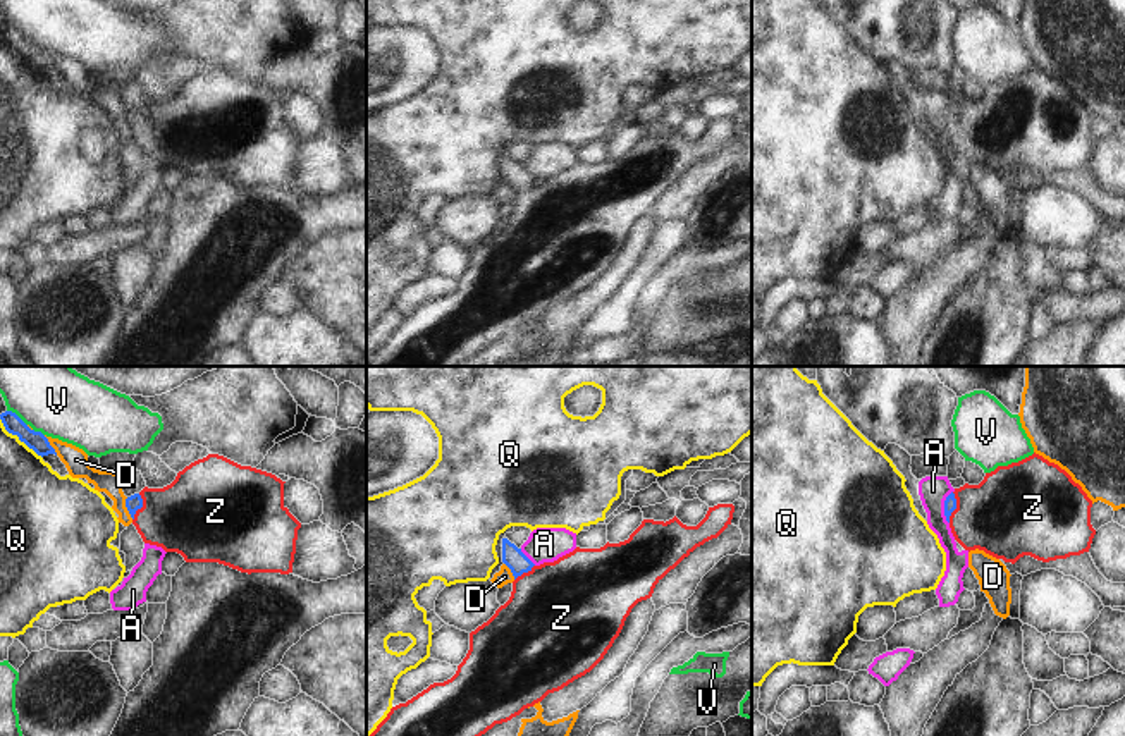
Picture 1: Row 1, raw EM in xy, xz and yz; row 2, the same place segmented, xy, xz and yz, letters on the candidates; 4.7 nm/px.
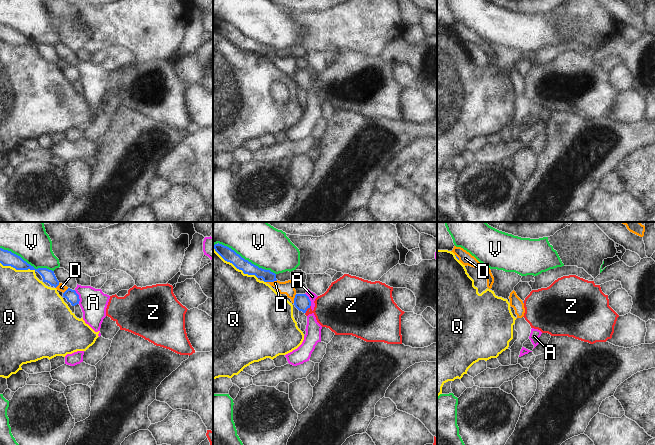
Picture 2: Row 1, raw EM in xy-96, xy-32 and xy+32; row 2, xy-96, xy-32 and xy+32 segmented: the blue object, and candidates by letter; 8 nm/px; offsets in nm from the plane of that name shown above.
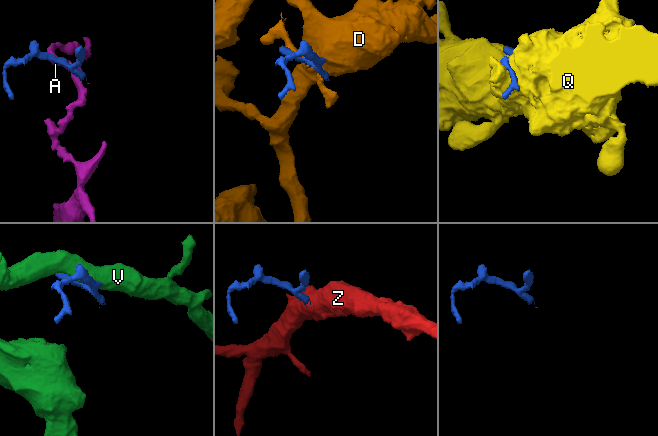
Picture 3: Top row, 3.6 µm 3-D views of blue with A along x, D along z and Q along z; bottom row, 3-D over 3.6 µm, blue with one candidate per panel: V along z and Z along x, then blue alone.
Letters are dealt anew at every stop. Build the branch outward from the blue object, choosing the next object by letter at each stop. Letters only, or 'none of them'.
Z

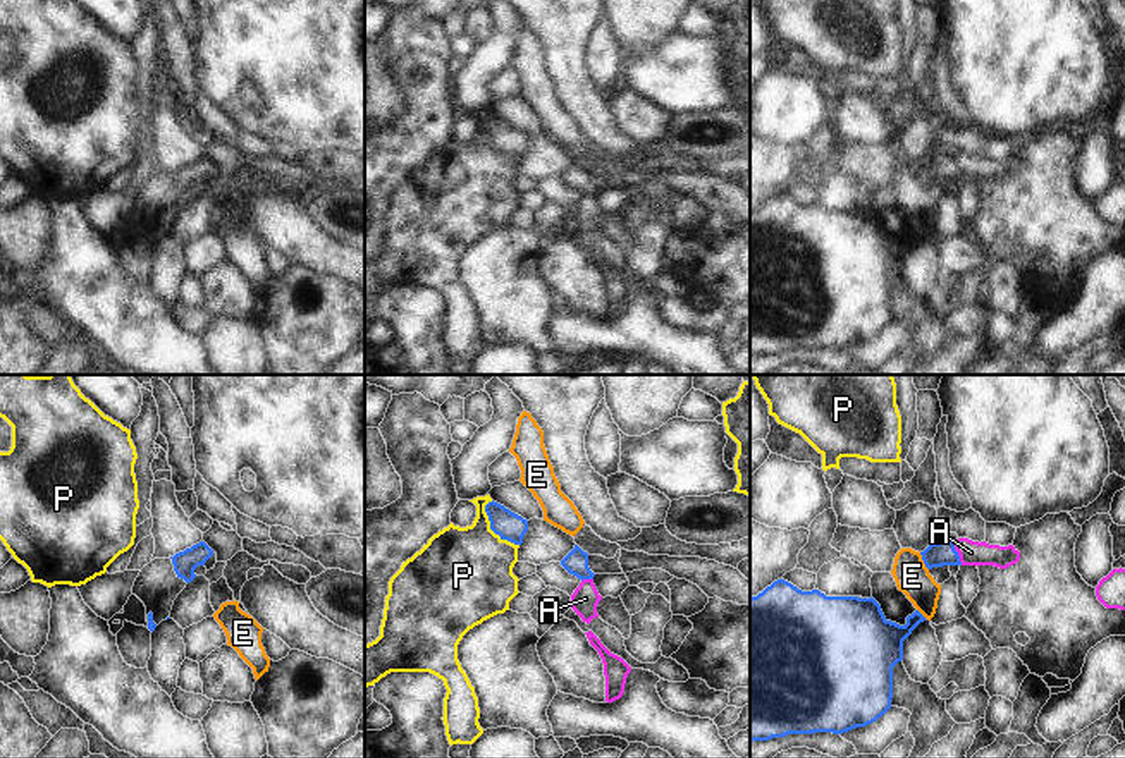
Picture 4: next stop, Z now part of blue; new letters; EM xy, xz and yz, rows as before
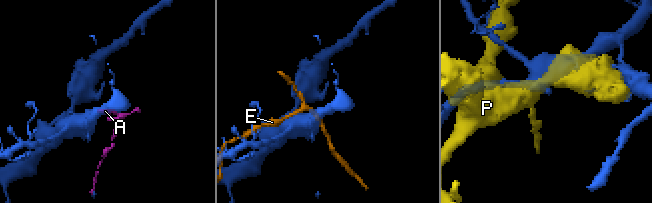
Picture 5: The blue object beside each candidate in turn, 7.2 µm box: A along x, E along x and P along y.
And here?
A

